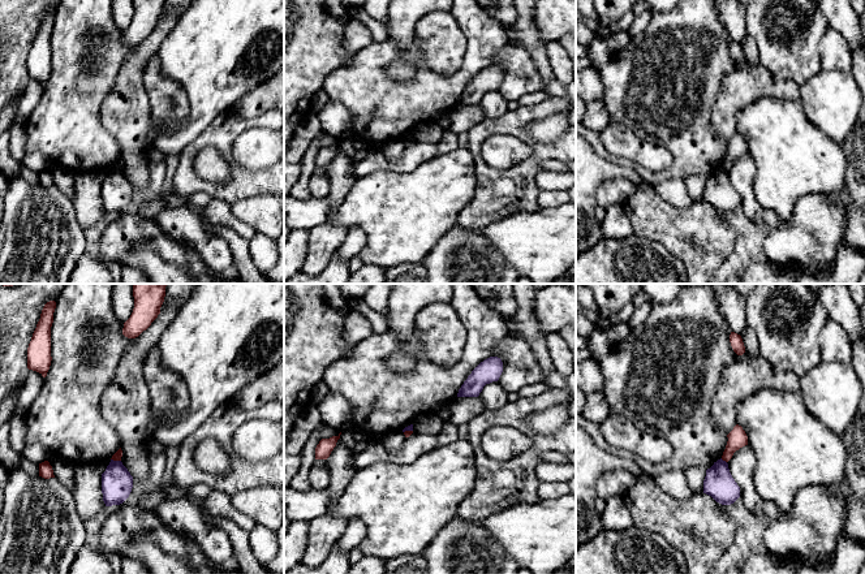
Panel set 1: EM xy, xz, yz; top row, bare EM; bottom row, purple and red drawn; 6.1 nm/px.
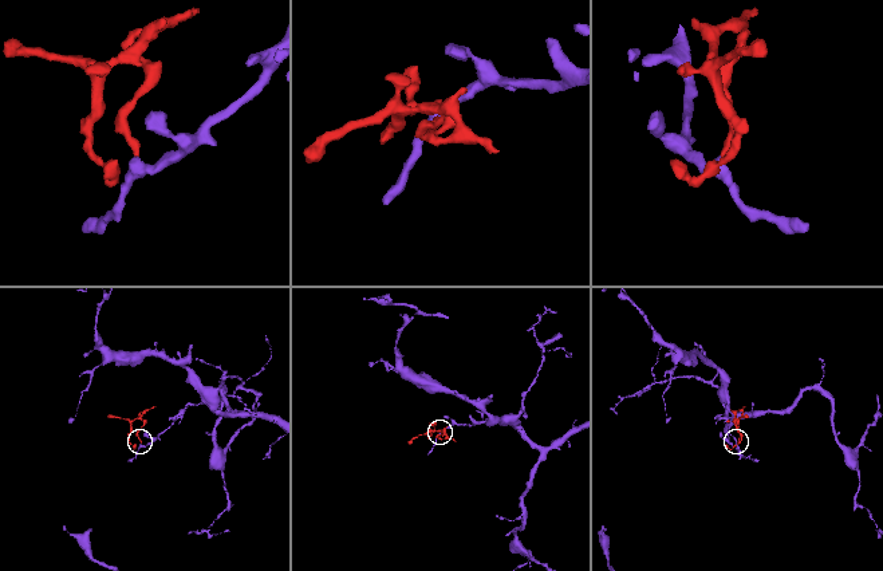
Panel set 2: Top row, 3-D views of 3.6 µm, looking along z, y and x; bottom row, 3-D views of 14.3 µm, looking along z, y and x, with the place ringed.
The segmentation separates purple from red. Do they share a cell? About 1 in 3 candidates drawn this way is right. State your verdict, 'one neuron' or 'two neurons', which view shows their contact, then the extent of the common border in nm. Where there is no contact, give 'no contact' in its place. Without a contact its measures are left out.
two neurons; contact in yz; length 50 nm

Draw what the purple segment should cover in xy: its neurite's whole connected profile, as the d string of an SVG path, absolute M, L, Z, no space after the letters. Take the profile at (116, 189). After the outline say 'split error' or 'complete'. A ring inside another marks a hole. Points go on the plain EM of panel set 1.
M111 168L106 180L102 182L102 202L106 215L120 213L130 203L133 185L121 169Z; complete

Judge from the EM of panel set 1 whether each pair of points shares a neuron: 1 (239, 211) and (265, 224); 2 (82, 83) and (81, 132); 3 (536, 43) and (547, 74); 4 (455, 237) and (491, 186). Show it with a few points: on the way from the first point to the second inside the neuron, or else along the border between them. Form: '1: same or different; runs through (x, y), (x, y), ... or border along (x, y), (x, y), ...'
1: same; runs through (245, 211), (252, 211), (258, 218)
2: same; runs through (81, 95), (81, 120)
3: same; runs through (537, 51), (543, 67)
4: different; border along (456, 223), (477, 229)

